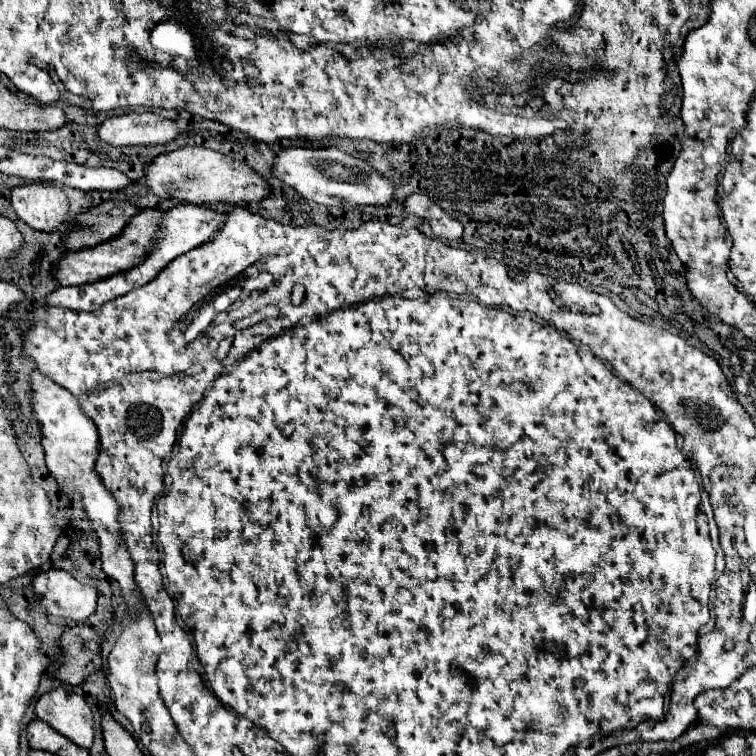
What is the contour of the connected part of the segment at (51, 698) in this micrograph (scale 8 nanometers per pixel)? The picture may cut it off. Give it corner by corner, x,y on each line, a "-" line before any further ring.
56,688
44,694
36,702
38,720
52,726
56,732
80,744
82,748
90,748
94,742
94,716
88,702
64,688

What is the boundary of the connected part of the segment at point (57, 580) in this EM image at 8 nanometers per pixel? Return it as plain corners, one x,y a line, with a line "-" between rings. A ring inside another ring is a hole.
64,570
40,572
34,578
32,590
52,616
72,618
80,624
86,622
96,610
96,588
78,582

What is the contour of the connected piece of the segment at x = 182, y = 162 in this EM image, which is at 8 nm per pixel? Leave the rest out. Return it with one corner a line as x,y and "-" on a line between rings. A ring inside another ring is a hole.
202,146
178,148
174,152
156,158
148,166
146,184
160,198
174,198
178,202
190,202
190,204
260,202
272,194
268,182
260,174
256,174
248,164

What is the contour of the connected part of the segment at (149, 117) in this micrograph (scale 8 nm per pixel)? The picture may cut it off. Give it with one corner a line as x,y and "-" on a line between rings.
130,112
108,118
100,124
98,136
112,146
166,146
180,138
182,132
174,120
160,118
154,112

